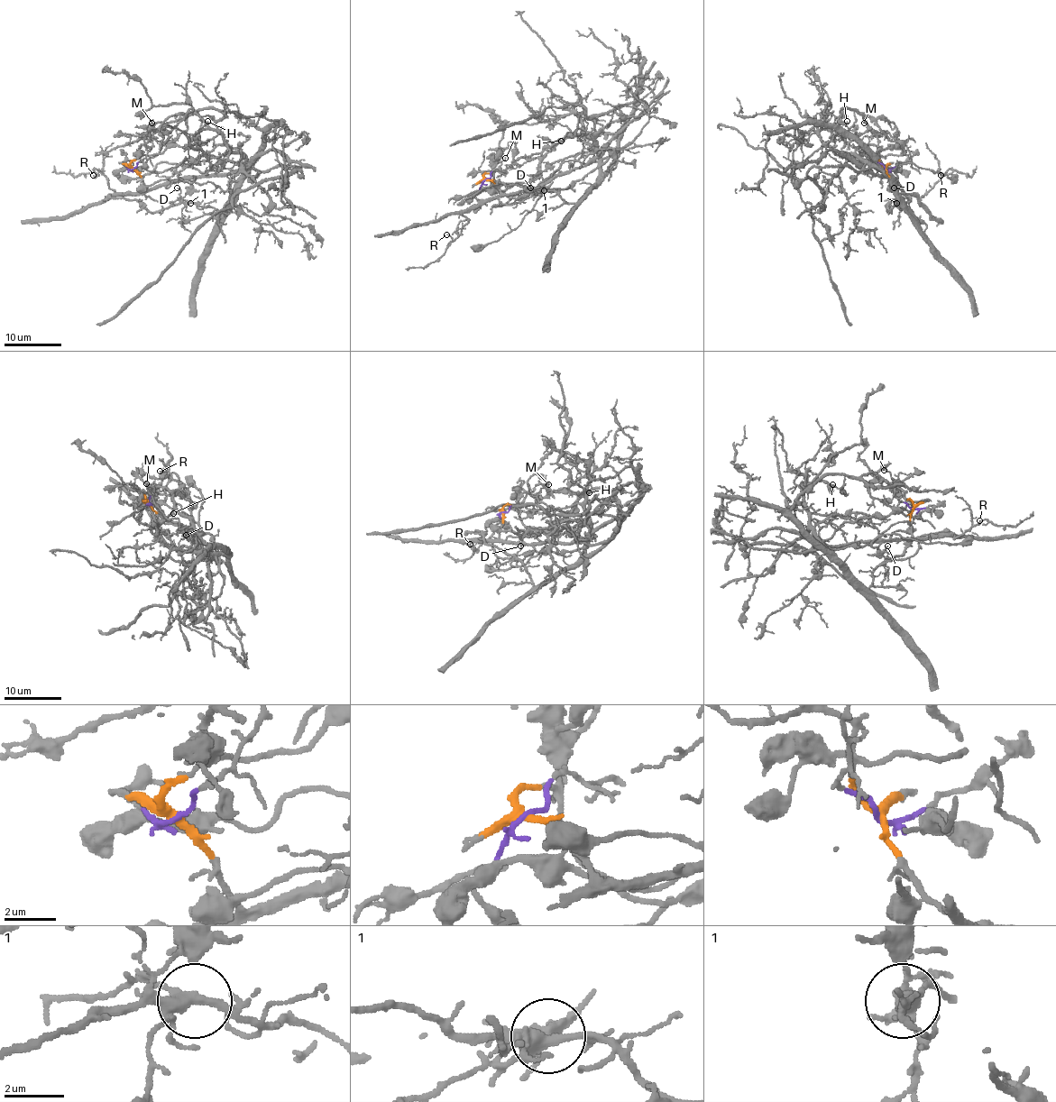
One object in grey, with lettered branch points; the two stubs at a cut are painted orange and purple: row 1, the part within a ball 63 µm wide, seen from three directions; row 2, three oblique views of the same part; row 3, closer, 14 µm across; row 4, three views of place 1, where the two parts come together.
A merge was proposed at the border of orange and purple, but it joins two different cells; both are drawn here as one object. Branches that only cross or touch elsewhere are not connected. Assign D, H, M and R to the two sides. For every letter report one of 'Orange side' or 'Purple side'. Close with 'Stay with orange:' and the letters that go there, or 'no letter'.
D: Purple side
H: Purple side
M: Purple side
R: Orange side
Stay with orange: R

